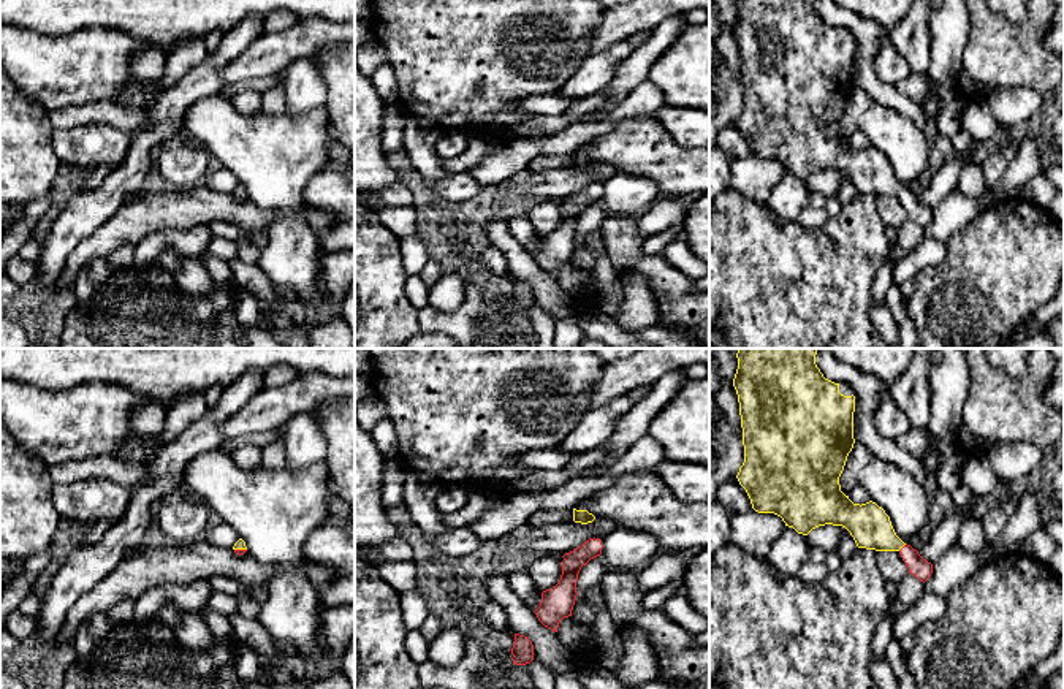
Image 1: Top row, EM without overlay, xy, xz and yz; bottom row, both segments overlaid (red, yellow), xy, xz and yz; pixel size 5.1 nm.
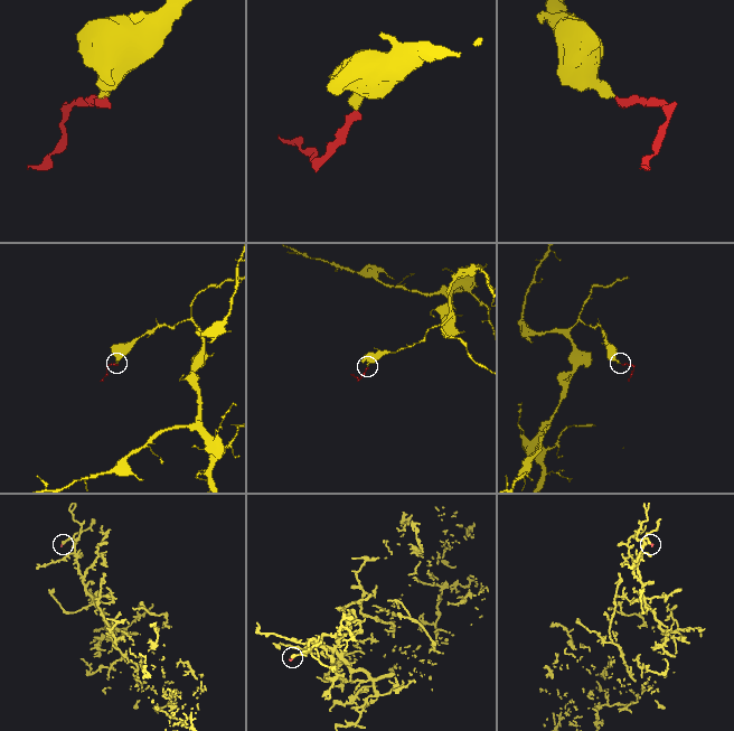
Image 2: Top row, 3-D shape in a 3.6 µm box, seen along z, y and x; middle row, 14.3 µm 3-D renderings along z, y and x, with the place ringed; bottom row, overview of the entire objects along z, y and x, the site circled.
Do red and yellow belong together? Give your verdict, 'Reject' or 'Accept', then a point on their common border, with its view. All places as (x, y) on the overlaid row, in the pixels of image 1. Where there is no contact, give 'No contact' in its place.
Accept. Touches red at yz (903, 547)

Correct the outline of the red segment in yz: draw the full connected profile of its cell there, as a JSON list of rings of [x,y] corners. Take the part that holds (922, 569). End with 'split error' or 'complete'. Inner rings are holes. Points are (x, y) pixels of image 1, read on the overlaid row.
[[[817,348],[738,350],[733,386],[739,402],[744,463],[736,478],[755,512],[774,513],[803,535],[825,524],[842,526],[858,548],[898,551],[909,573],[925,583],[933,564],[896,535],[885,510],[872,501],[853,504],[841,491],[839,477],[855,443],[855,396],[846,383],[823,377],[815,355]]]; split error

